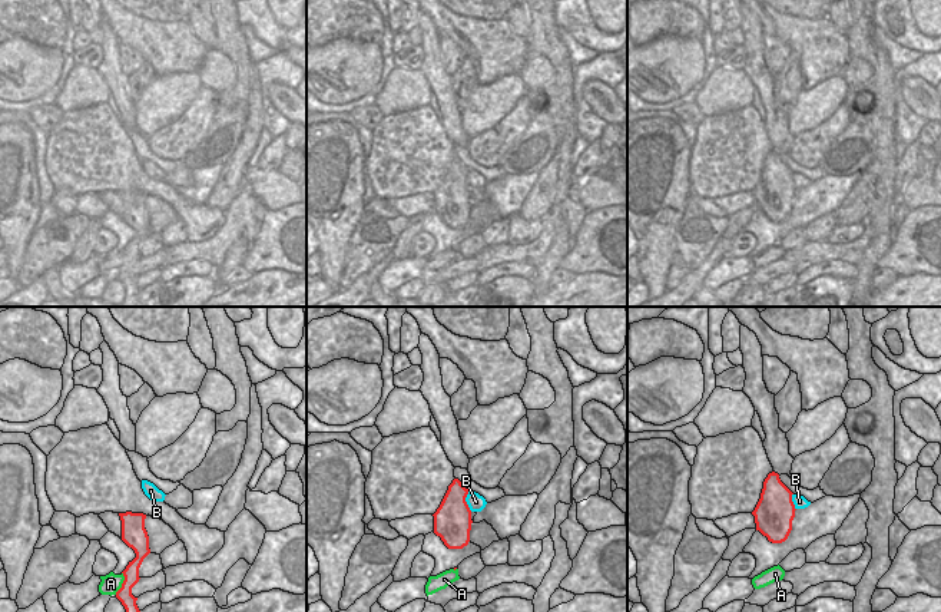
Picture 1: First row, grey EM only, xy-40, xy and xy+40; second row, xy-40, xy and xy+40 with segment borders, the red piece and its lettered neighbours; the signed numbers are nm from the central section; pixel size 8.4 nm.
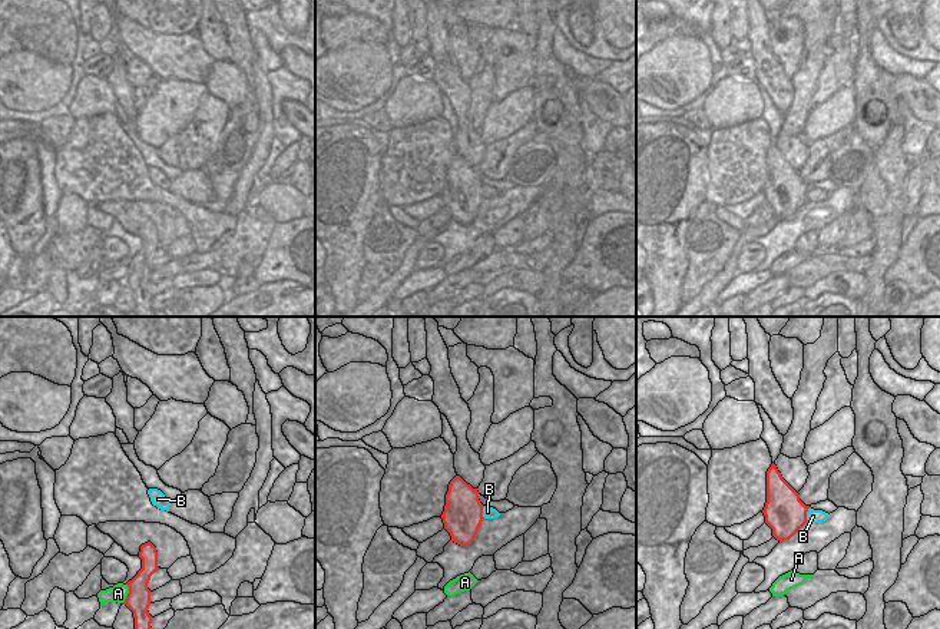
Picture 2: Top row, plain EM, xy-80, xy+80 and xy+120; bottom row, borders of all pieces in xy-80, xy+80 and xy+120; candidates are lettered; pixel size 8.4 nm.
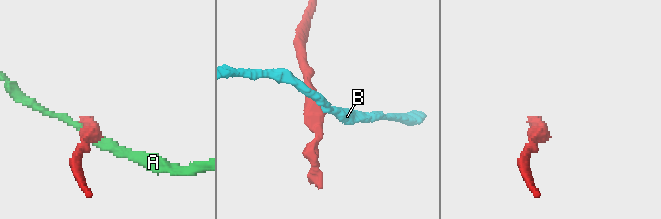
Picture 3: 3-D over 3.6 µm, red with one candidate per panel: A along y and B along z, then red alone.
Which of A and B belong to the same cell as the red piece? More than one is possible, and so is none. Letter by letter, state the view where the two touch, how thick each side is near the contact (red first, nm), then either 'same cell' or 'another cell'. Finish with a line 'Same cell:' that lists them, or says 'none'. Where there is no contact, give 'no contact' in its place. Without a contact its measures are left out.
A: contact in xy-40; calibres 130 and 170 nm; another cell
B: contact in xy; calibres 320 and 140 nm; another cell
Same cell: none

